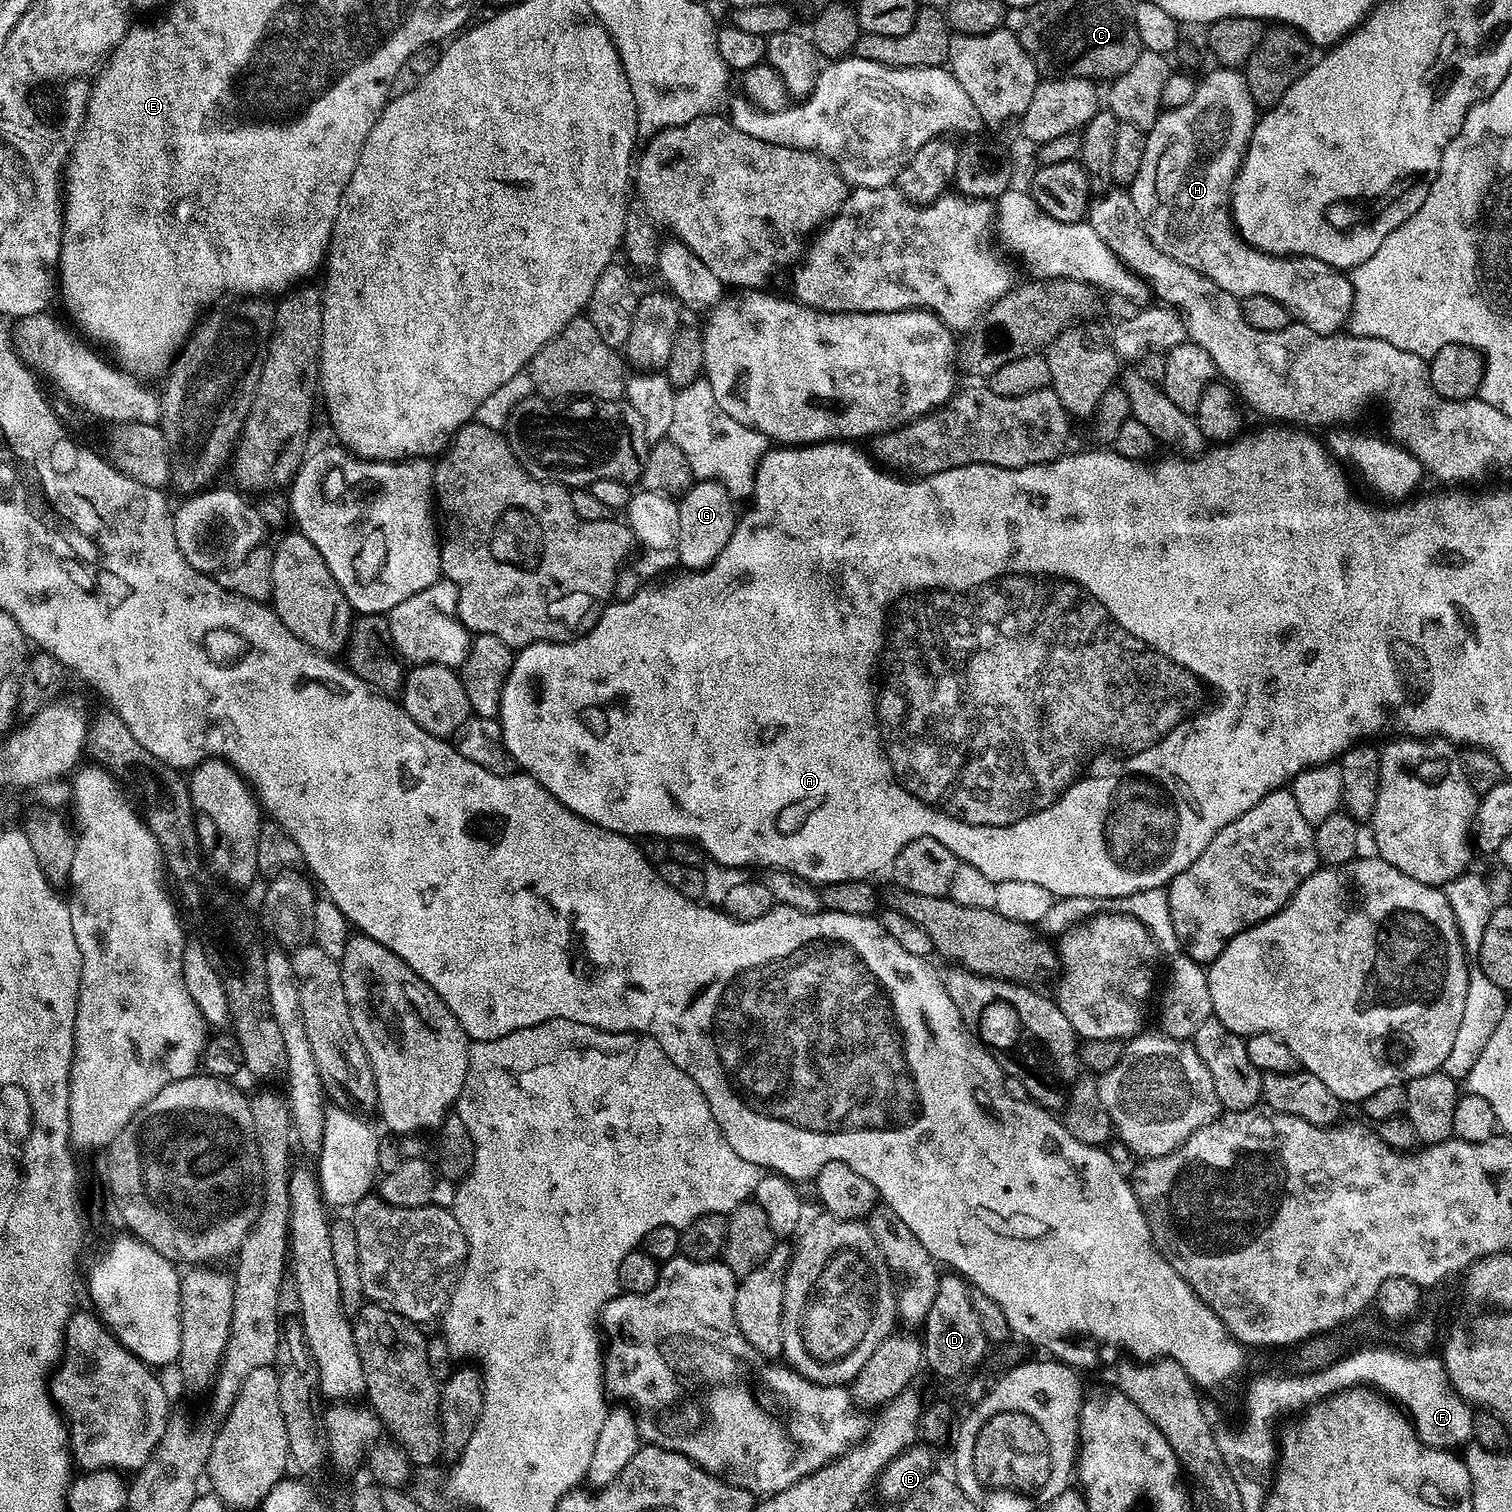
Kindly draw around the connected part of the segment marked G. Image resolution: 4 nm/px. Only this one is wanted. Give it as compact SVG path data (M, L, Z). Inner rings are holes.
M696 480L692 487L679 497L678 538L675 555L680 555L681 569L703 570L709 568L722 554L726 542L730 542L730 534L734 534L738 512L732 509L733 497L716 480Z

